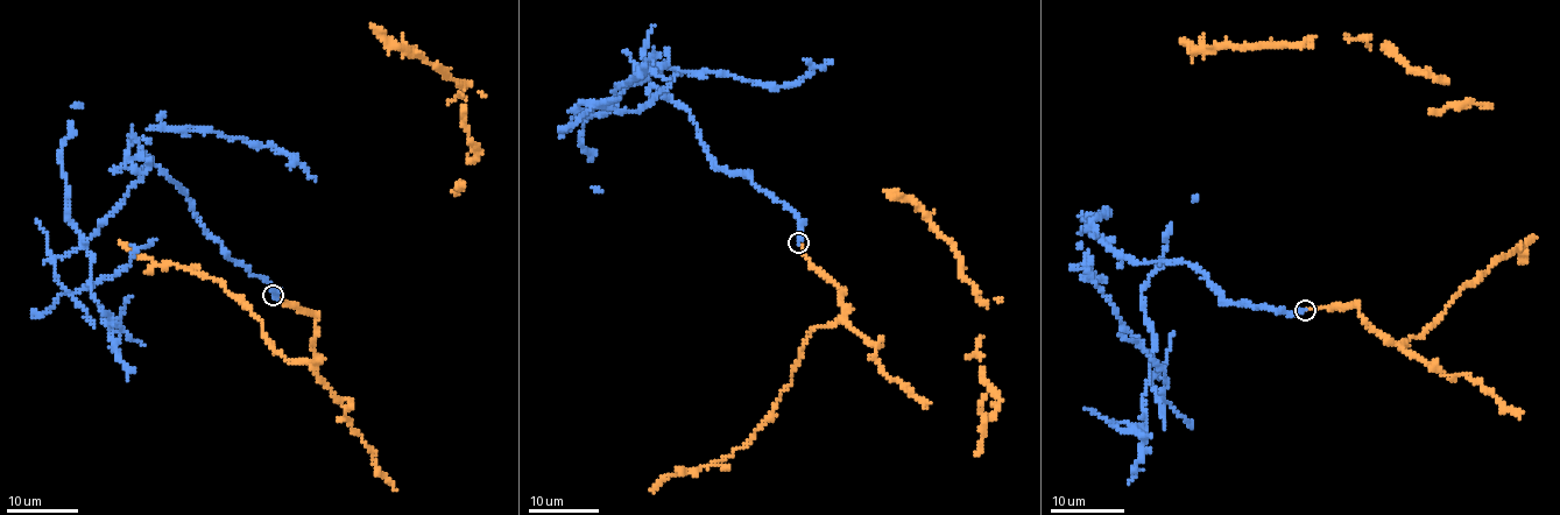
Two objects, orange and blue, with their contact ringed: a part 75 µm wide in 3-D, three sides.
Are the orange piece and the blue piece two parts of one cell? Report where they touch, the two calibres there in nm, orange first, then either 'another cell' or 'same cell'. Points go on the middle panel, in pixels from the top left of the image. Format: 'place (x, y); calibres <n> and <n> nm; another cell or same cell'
place (798, 242); calibres 200 and 180 nm; another cell

